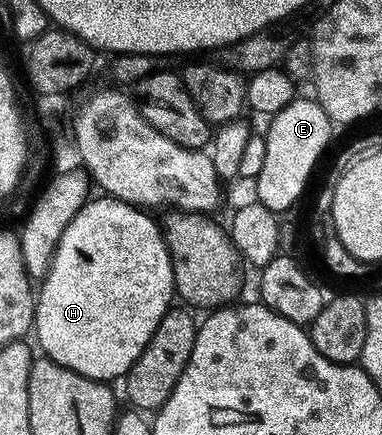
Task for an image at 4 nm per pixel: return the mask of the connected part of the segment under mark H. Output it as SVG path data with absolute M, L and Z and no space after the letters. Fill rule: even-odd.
M113 198L91 199L86 207L76 214L74 220L65 225L62 233L62 241L56 250L54 260L50 264L50 272L40 288L40 295L36 300L36 337L42 343L42 348L47 357L62 368L76 373L87 380L99 382L121 381L130 367L144 354L148 342L152 342L152 334L160 326L160 322L172 311L172 305L176 300L176 289L174 286L174 264L170 260L170 252L166 249L166 237L163 229L154 225L153 215L147 214L143 209L136 208L132 204L125 204L122 200Z

